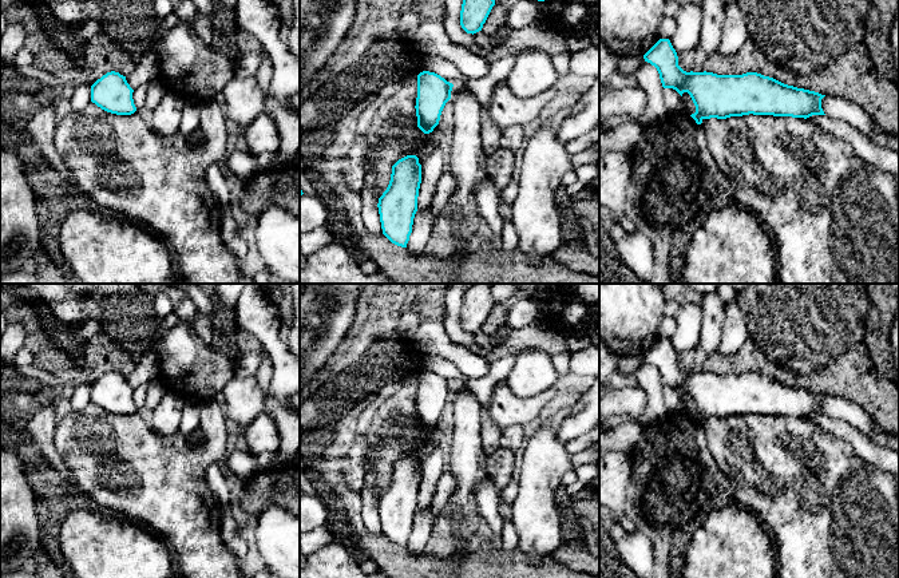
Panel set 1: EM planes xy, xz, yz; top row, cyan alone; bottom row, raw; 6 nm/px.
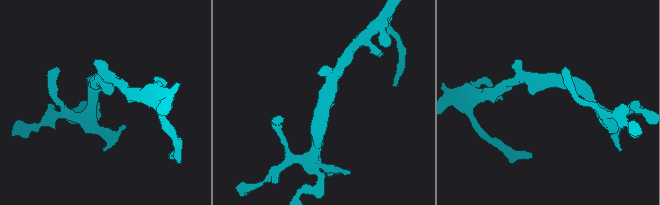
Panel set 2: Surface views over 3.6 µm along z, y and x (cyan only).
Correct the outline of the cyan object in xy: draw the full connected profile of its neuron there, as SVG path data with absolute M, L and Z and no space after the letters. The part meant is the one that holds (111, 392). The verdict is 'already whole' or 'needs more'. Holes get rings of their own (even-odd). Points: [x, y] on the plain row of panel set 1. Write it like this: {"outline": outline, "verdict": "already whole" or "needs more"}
{"outline": "M111 371L91 385L91 401L111 413L131 415L136 411L132 392L126 376Z", "verdict": "already whole"}

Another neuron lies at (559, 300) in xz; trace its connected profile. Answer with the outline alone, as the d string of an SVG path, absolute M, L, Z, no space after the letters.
M559 286L559 290L557 293L554 293L548 300L543 301L548 308L550 314L540 321L558 330L563 322L562 312L570 302L574 301L575 296L575 293L567 290L563 286Z

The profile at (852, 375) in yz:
M748 339L736 353L709 356L704 369L717 375L757 372L788 385L848 399L884 432L899 436L899 384L878 372L863 341L821 369L795 373L768 360Z

